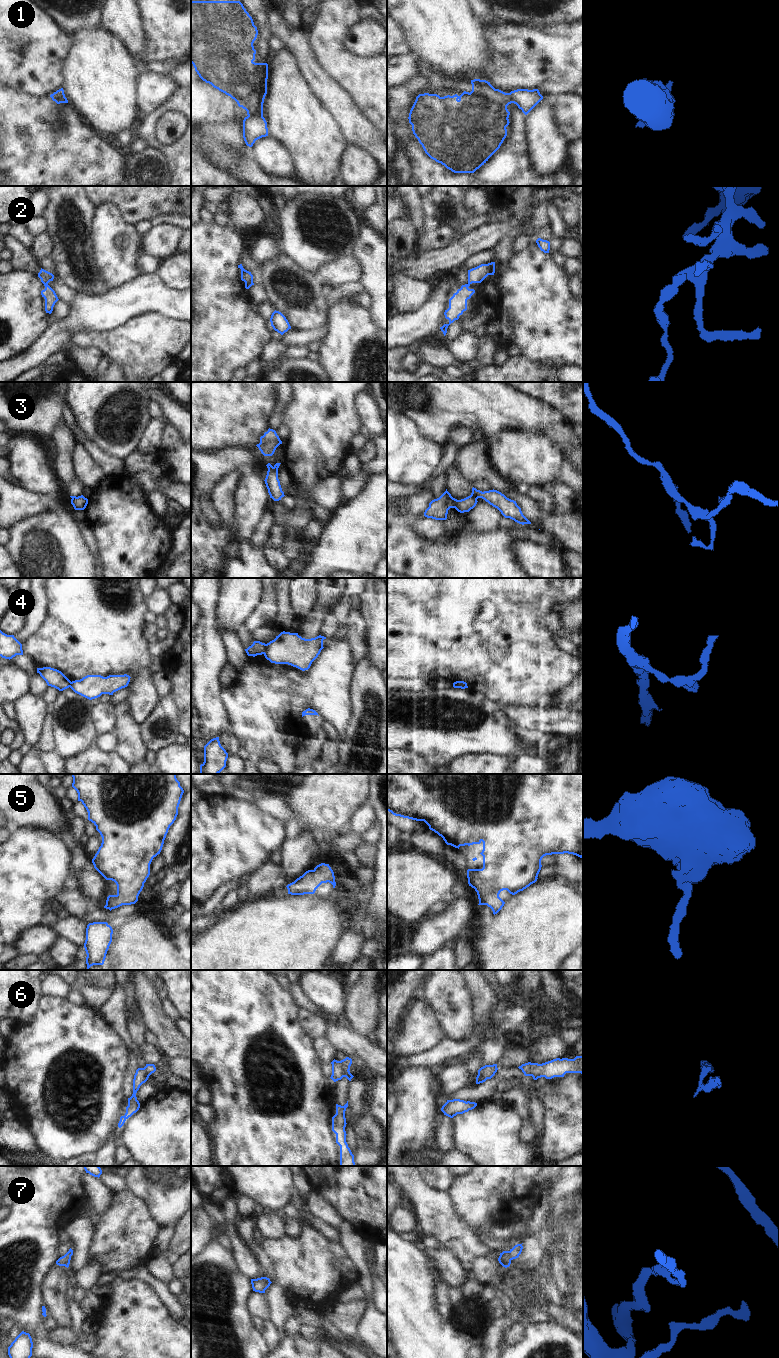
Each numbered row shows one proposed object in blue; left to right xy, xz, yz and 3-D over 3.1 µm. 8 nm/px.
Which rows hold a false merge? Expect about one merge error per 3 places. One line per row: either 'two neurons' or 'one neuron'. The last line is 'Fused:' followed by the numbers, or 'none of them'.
1: two neurons
2: two neurons
3: two neurons
4: two neurons
5: one neuron
6: two neurons
7: one neuron
Fused: 1, 2, 3, 4, 6

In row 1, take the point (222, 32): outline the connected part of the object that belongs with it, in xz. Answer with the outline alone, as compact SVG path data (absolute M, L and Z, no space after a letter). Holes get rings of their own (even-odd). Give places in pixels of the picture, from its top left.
M191 1L191 63L203 81L234 99L239 107L247 111L248 116L263 116L263 103L267 94L268 64L254 62L256 50L253 43L257 35L257 27L240 1Z

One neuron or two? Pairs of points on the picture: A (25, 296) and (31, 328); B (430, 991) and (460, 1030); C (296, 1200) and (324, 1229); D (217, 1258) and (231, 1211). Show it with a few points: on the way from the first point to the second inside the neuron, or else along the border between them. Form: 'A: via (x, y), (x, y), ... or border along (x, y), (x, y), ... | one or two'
A: via (25, 304), (25, 320) | one
B: via (440, 1001), (457, 1020) | one
C: via (300, 1208), (307, 1217), (316, 1222) | one
D: border along (231, 1250), (237, 1269), (240, 1272) | two

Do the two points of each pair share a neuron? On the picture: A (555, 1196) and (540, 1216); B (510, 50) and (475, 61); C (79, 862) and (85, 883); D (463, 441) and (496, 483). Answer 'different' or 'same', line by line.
A: same
B: different
C: different
D: different

